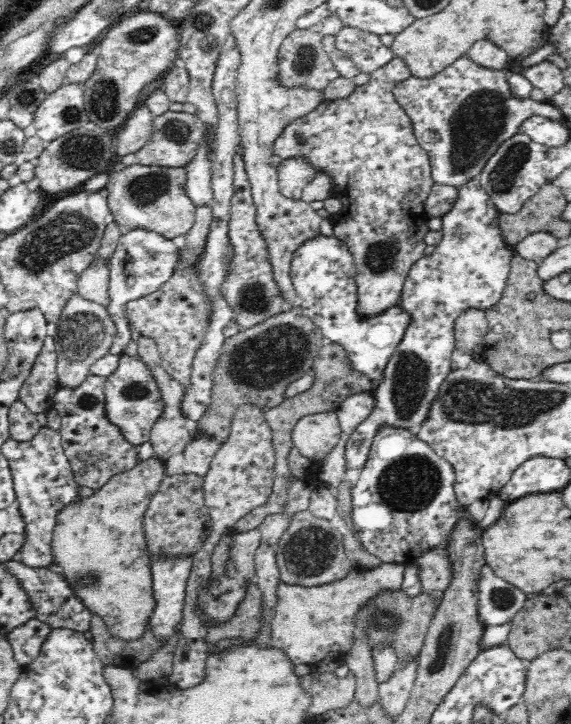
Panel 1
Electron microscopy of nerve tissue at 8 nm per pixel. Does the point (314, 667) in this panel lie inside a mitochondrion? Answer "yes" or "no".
no

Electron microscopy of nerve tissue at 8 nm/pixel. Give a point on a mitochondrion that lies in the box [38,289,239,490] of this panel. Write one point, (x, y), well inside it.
(82, 335)

